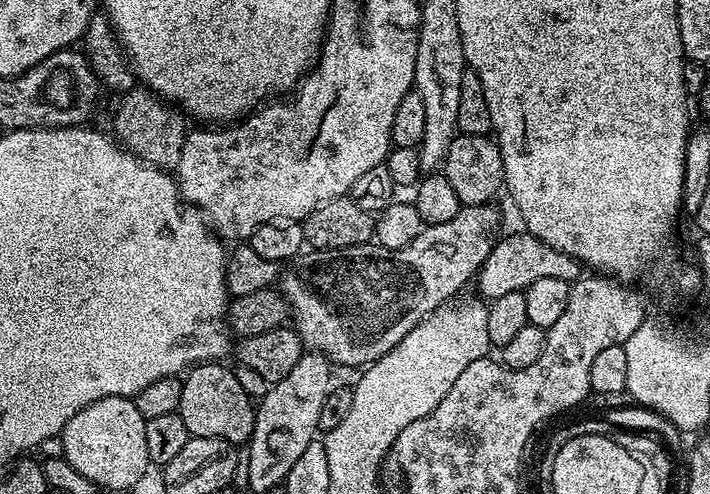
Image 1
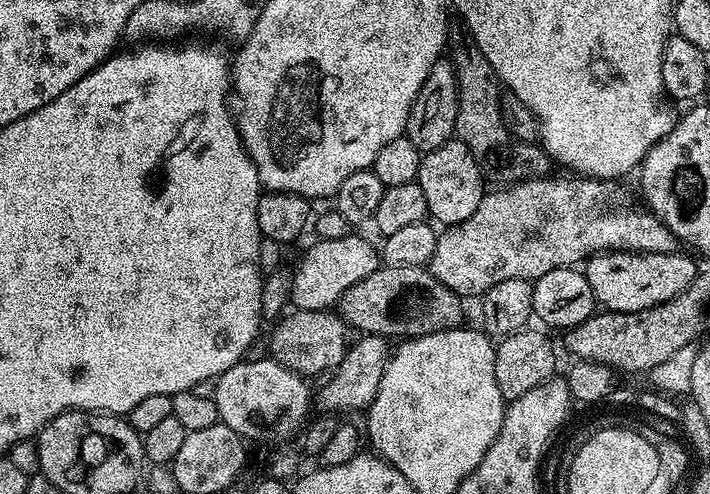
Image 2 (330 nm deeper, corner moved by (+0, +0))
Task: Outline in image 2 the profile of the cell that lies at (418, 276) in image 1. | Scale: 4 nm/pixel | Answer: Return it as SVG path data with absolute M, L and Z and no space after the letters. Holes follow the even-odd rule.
M552 179L485 191L478 210L466 222L447 225L437 235L430 265L432 276L461 298L480 298L498 282L510 278L535 282L550 270L579 265L609 250L658 254L677 251L676 236L637 197L636 201L619 179Z

